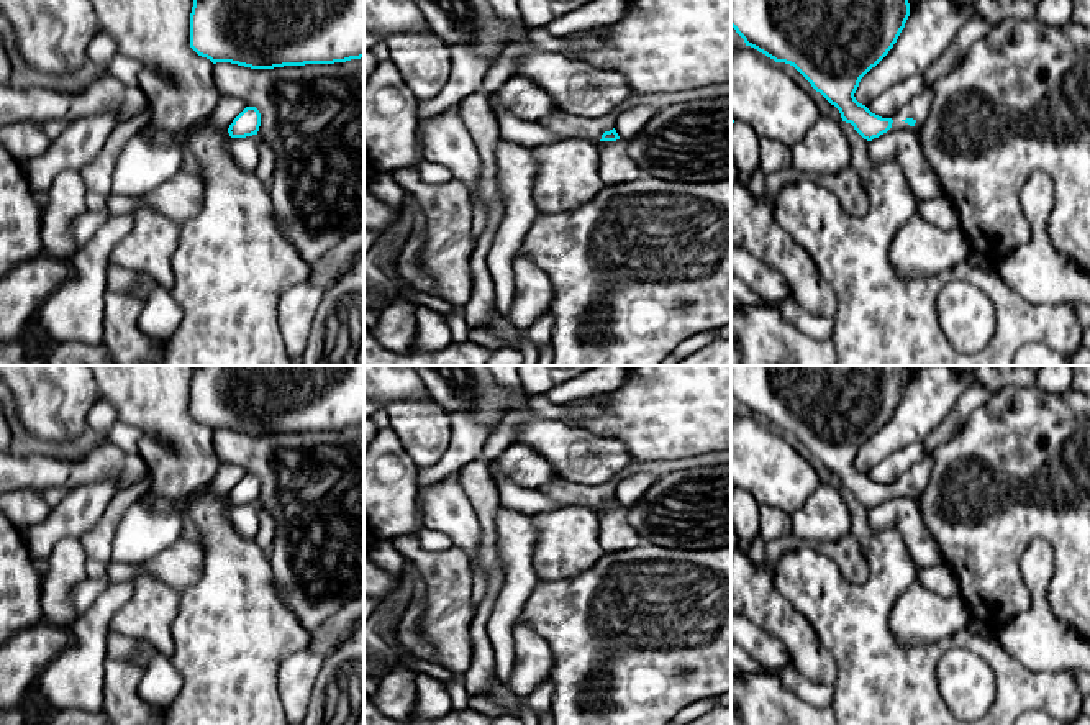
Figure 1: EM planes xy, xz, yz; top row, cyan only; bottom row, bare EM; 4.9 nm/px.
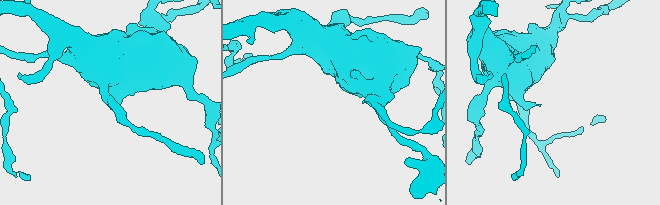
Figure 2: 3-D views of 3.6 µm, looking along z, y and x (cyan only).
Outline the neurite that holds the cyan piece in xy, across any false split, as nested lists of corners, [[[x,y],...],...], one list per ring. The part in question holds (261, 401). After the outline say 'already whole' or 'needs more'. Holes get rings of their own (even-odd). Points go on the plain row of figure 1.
[[[193,366],[190,415],[202,425],[251,436],[334,431],[364,425],[364,366]]]; already whole

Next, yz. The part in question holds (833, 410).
[[[731,366],[731,394],[746,413],[757,417],[775,430],[793,433],[816,459],[839,477],[842,489],[851,490],[867,508],[892,497],[918,497],[926,489],[934,466],[929,454],[902,472],[890,486],[882,486],[854,464],[861,446],[893,415],[908,384],[908,366]]]; needs more

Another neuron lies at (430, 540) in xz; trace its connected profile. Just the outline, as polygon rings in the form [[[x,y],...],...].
[[[426,527],[416,531],[416,538],[418,546],[428,553],[439,553],[454,546],[446,533]]]

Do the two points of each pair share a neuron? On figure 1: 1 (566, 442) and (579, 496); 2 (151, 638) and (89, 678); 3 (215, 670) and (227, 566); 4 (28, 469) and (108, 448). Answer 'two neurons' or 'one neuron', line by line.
1: two neurons
2: two neurons
3: one neuron
4: one neuron

